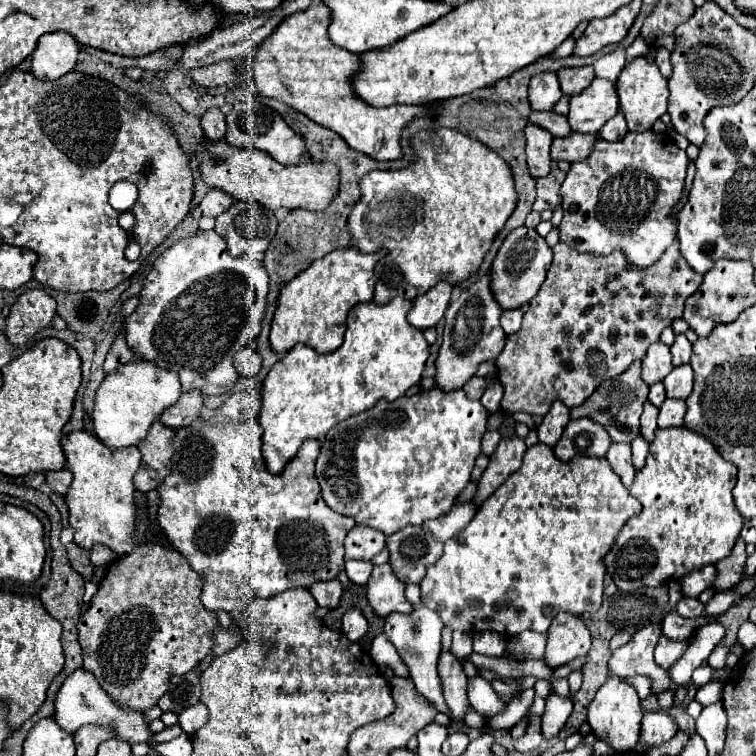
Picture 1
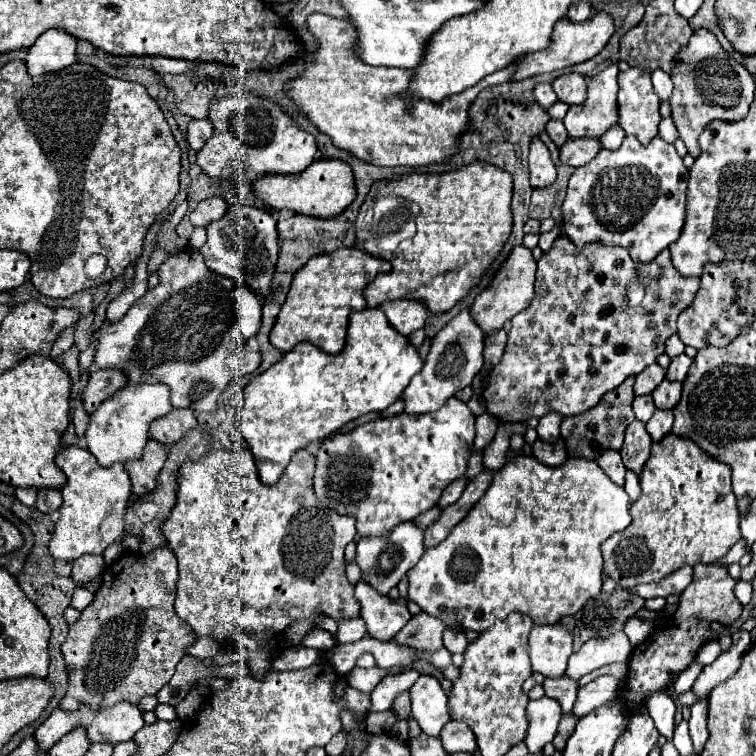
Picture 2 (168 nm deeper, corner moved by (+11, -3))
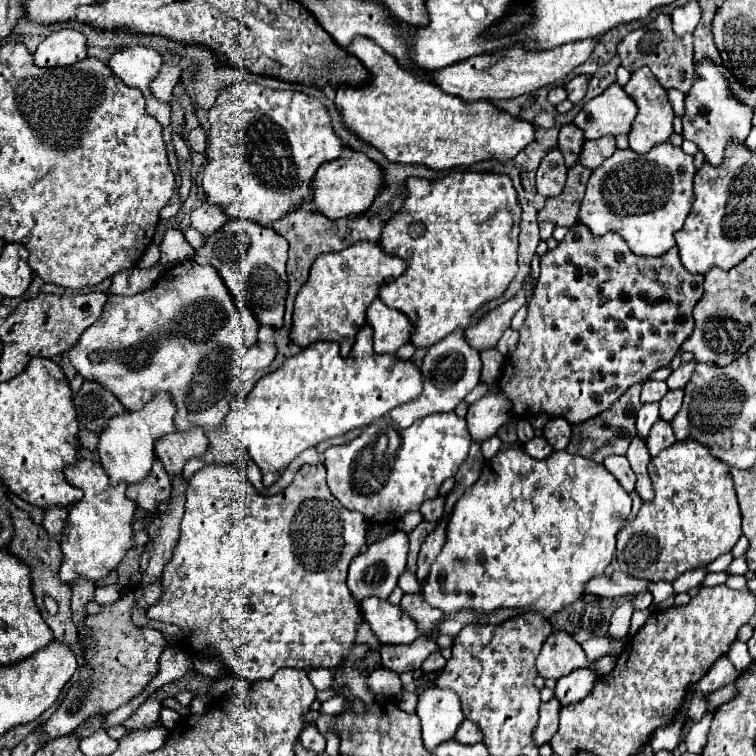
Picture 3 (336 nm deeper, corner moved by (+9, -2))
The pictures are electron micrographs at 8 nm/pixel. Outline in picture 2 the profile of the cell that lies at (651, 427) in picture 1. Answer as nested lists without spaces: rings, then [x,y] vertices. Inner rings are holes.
[[[639,420],[631,422],[625,432],[625,442],[621,448],[623,464],[639,476],[649,458],[649,450],[651,450],[651,436],[647,434],[645,424],[641,424]]]

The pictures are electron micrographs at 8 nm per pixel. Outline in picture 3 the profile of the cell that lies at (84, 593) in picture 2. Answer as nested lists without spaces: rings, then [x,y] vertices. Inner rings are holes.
[[[111,585],[111,587],[103,587],[103,589],[95,589],[95,597],[93,597],[93,601],[97,601],[99,605],[105,605],[105,603],[113,603],[113,601],[117,601],[119,599],[119,595],[123,593],[123,585]]]

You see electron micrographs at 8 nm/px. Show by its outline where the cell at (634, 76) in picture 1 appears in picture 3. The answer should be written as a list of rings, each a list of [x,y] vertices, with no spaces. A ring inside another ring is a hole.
[[[643,67],[639,71],[635,71],[629,79],[629,83],[625,85],[625,93],[635,101],[637,105],[637,117],[633,119],[633,127],[629,131],[629,147],[637,153],[647,153],[655,143],[663,143],[669,139],[669,135],[673,133],[673,109],[667,101],[667,91],[659,85],[659,81],[655,79],[655,75],[651,75],[651,69]]]

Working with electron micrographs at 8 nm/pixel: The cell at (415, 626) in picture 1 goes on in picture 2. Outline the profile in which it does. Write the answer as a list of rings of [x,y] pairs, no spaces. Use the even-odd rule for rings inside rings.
[[[421,676],[409,690],[413,702],[413,718],[427,736],[439,736],[441,728],[451,720],[447,710],[447,694],[439,680]]]

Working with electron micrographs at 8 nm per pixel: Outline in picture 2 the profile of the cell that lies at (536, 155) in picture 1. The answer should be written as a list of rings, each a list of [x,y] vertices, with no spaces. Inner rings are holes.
[[[533,138],[531,142],[531,152],[529,152],[529,176],[531,176],[531,186],[533,188],[545,188],[553,184],[557,178],[555,164],[551,160],[549,148],[541,142],[541,138]]]

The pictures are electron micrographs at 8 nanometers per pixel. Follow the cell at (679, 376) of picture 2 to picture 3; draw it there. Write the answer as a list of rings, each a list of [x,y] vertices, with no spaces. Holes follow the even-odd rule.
[[[689,361],[689,363],[683,363],[681,367],[677,367],[671,377],[667,379],[667,385],[669,389],[679,389],[679,387],[685,387],[687,381],[691,379],[691,373],[695,369],[695,361]]]

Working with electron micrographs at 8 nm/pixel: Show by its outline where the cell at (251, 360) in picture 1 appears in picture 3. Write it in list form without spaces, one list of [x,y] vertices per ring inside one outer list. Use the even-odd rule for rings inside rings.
[[[255,343],[253,347],[249,347],[249,351],[243,357],[243,369],[265,369],[273,357],[275,357],[277,349],[275,345],[267,345],[267,343]]]

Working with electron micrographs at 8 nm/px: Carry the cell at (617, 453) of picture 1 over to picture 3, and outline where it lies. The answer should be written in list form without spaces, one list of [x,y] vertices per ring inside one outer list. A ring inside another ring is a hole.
[[[609,455],[603,461],[605,469],[625,487],[625,491],[633,491],[635,489],[635,473],[629,467],[629,461],[625,455]]]

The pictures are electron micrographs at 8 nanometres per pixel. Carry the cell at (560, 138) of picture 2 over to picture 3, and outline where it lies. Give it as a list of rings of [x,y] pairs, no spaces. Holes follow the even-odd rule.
[[[563,125],[561,131],[559,131],[559,143],[557,147],[561,149],[563,153],[563,159],[565,159],[565,165],[567,167],[573,167],[577,163],[577,157],[579,157],[579,151],[583,147],[583,135],[579,135],[579,129],[575,125]]]

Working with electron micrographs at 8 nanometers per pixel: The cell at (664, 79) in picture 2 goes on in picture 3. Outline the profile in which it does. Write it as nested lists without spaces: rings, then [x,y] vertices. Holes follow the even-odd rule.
[[[669,89],[667,95],[669,95],[669,103],[671,103],[673,111],[681,117],[683,115],[683,99],[685,99],[685,95],[681,91],[677,91],[677,89]]]

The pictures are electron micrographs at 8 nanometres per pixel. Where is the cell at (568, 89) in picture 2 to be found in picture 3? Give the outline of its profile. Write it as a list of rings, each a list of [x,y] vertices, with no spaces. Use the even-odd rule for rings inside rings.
[[[577,75],[573,77],[567,85],[565,85],[565,91],[567,91],[567,99],[575,105],[575,103],[581,103],[585,93],[587,93],[587,85],[589,85],[589,77],[587,75]]]

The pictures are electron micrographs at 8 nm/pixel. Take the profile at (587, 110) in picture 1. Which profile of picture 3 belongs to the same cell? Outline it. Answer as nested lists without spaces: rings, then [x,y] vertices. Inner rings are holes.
[[[613,83],[601,95],[589,99],[583,105],[573,125],[583,131],[585,139],[599,139],[605,135],[629,133],[635,115],[635,103],[629,99],[619,83]]]

